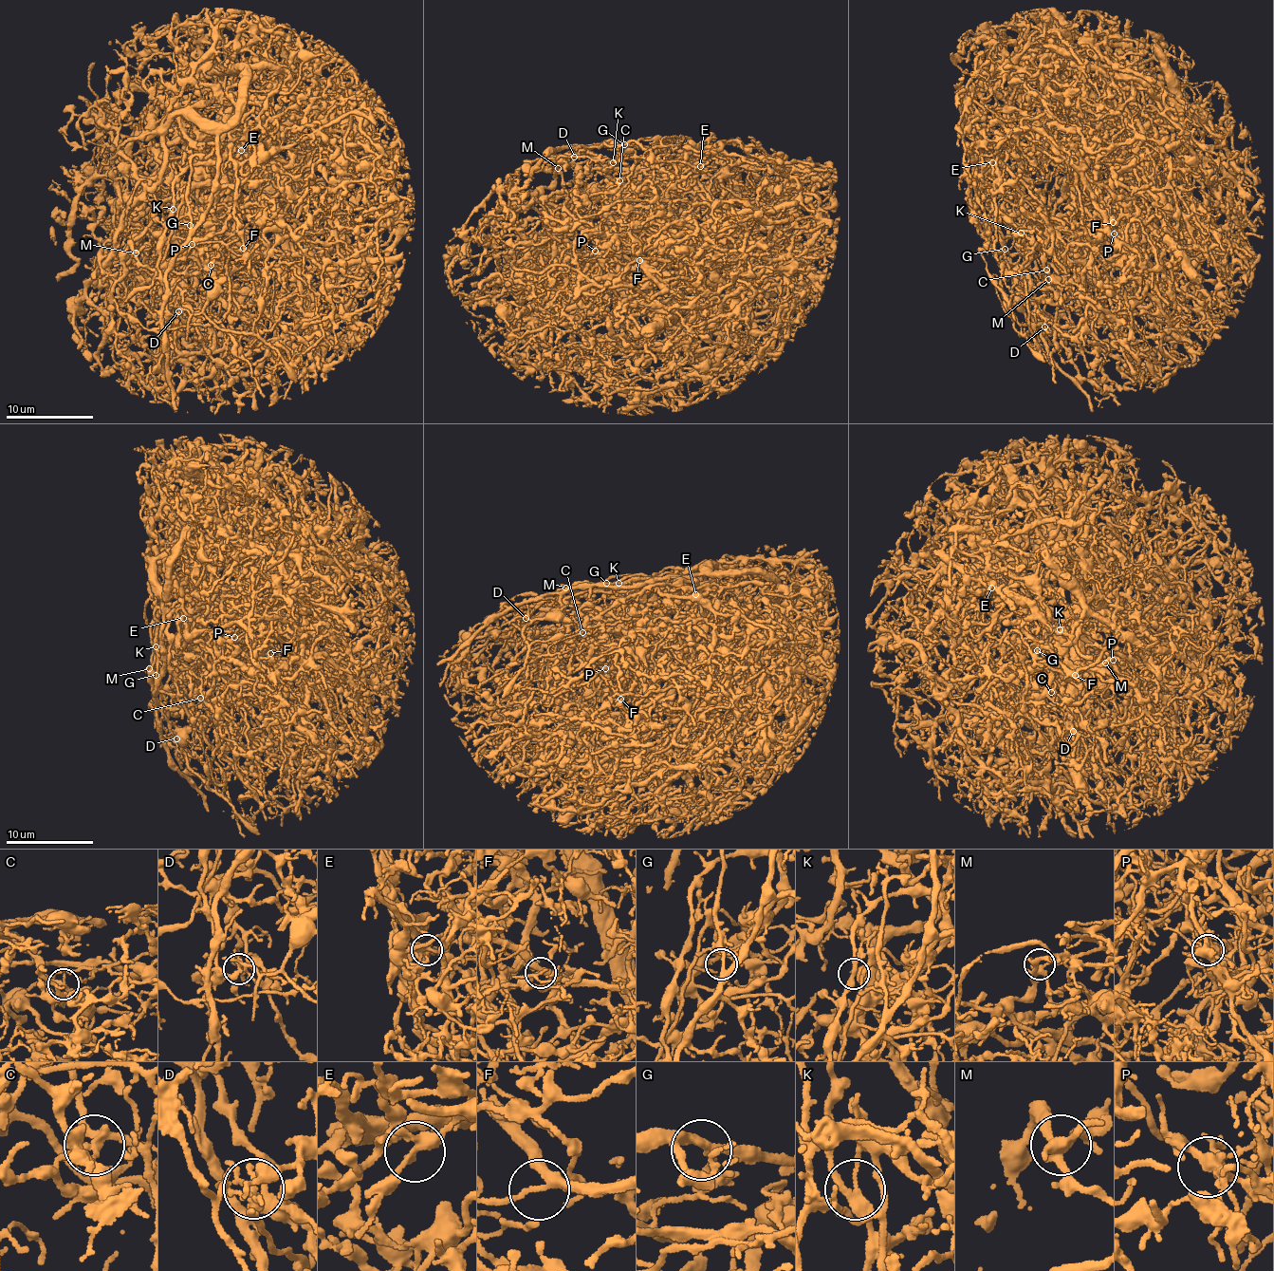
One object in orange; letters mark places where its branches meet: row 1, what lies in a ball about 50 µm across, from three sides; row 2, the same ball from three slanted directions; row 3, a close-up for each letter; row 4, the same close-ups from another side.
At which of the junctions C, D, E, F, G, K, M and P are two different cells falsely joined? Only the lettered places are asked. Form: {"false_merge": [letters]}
{"false_merge": ["C", "D", "F", "K"]}

